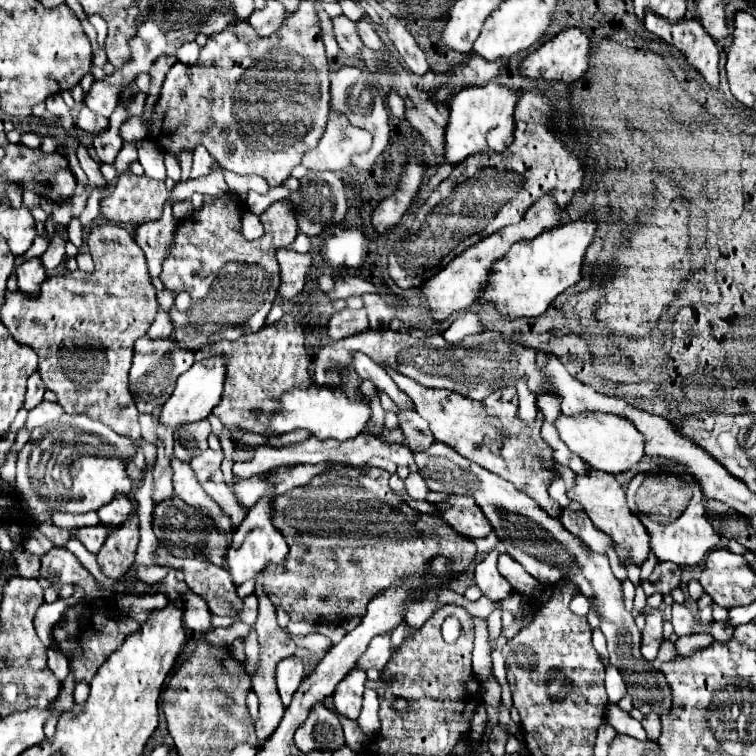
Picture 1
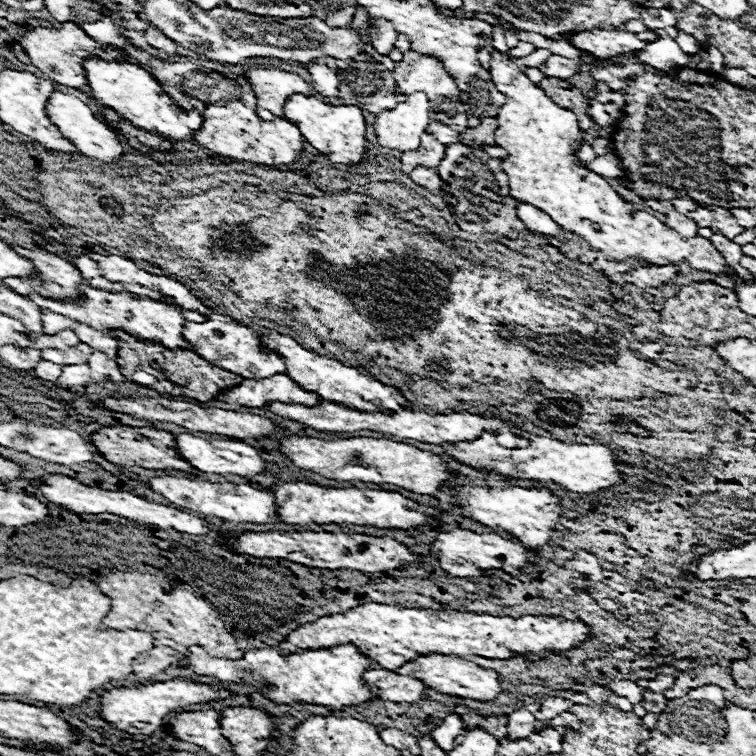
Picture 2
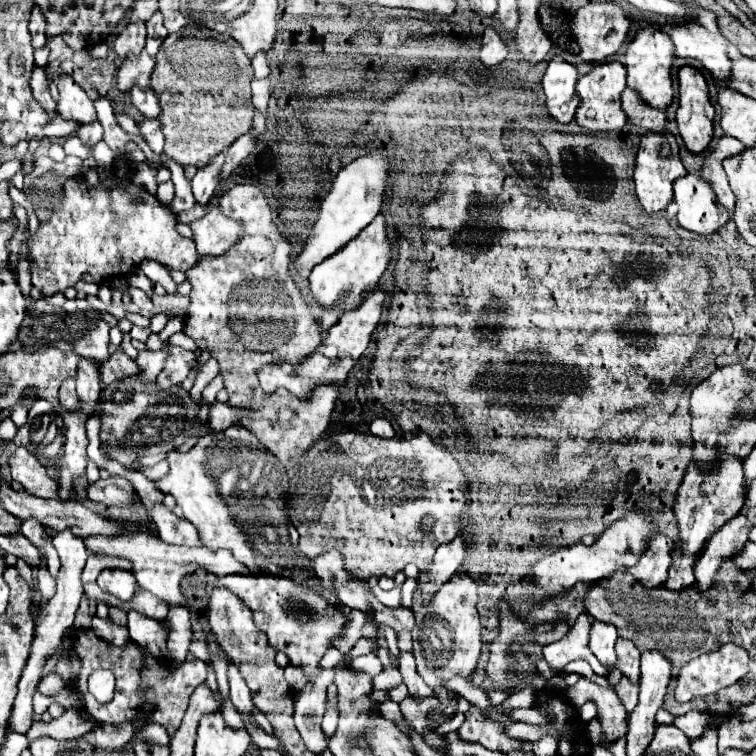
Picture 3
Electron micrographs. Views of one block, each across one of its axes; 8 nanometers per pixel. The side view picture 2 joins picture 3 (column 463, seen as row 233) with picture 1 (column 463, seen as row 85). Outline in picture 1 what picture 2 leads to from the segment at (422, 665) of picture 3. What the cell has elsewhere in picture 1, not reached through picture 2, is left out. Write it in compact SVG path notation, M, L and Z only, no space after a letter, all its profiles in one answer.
M448 496L436 506L440 508L444 522L460 536L486 538L492 532L484 512L474 504L474 500L470 500L470 496Z

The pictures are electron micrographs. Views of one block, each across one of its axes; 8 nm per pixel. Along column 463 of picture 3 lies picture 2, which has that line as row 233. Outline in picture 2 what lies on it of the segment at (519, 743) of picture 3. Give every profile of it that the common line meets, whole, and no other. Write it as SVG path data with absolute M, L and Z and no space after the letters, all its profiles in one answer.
M698 204L696 210L688 212L686 216L690 216L700 228L710 228L710 230L720 230L724 232L726 238L734 238L736 234L744 232L744 228L736 222L736 218L730 214L730 210L720 208L720 206L706 206L706 204Z

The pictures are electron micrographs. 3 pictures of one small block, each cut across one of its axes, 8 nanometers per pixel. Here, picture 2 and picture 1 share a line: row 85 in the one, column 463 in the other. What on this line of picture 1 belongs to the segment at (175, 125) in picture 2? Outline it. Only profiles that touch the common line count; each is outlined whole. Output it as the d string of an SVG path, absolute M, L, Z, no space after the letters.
M496 80L488 82L486 86L470 86L456 92L452 102L448 104L450 120L446 126L446 154L444 162L458 164L470 154L498 150L502 152L512 142L514 132L514 110L518 104L518 92Z

